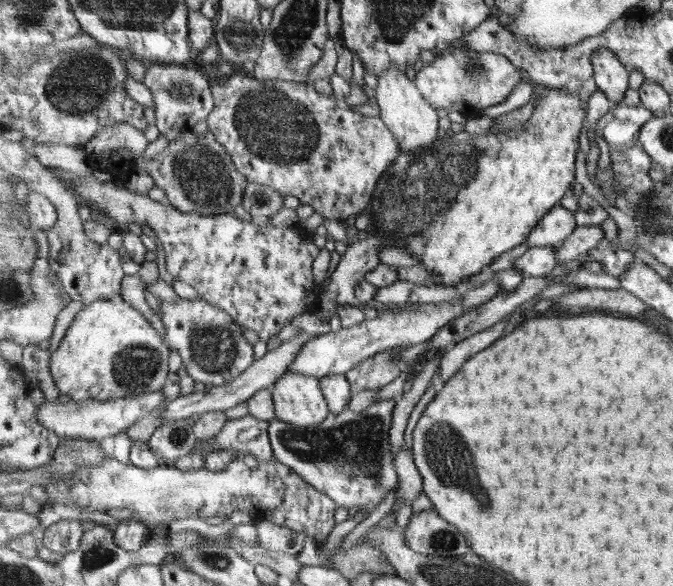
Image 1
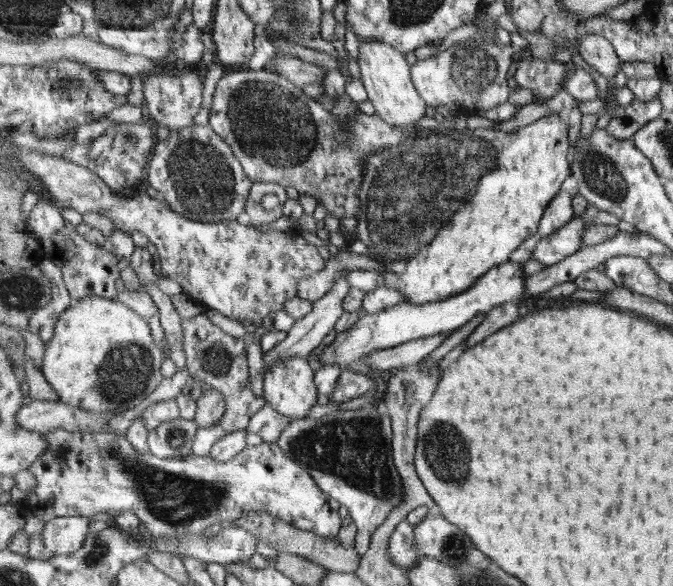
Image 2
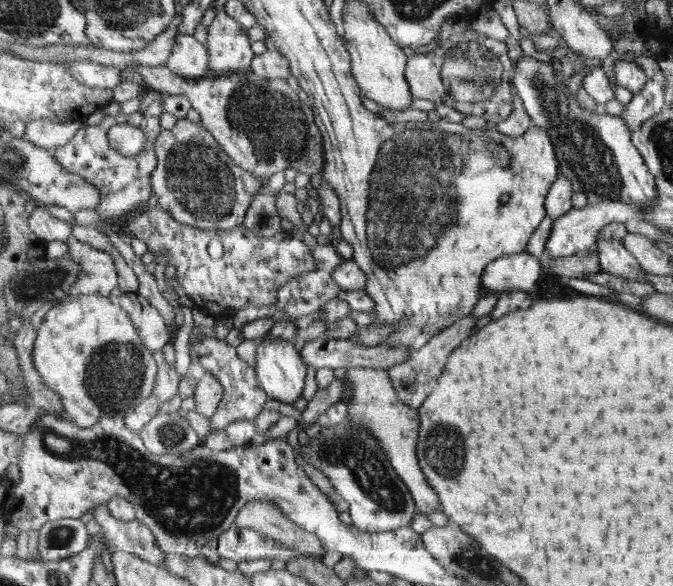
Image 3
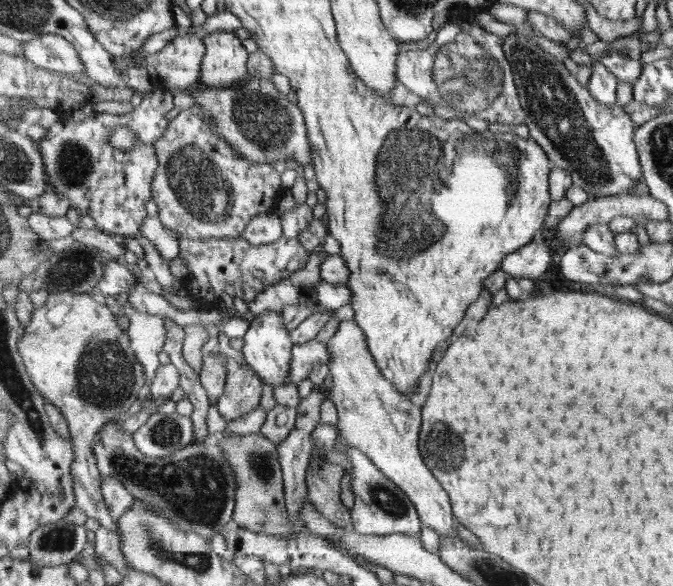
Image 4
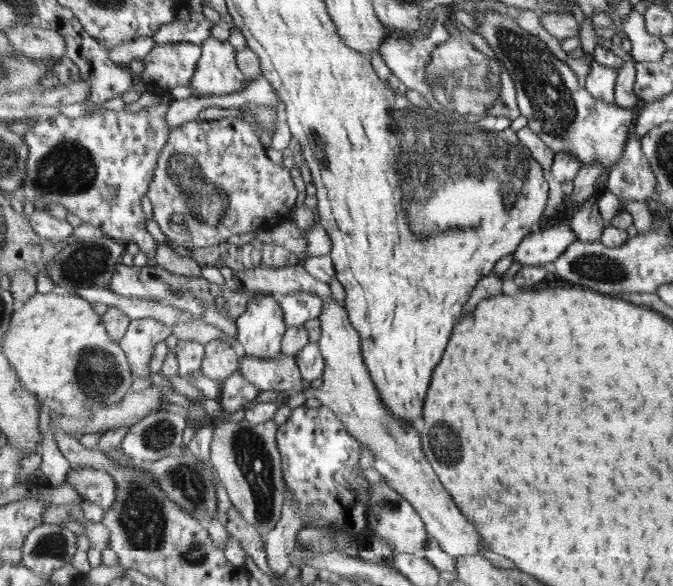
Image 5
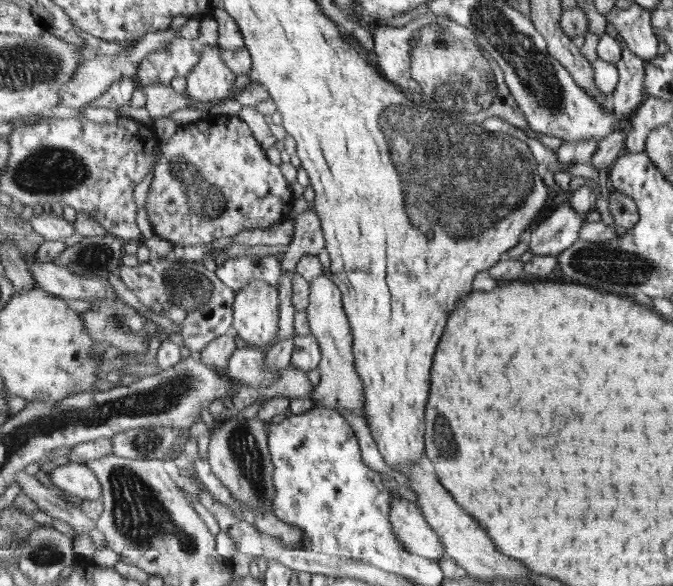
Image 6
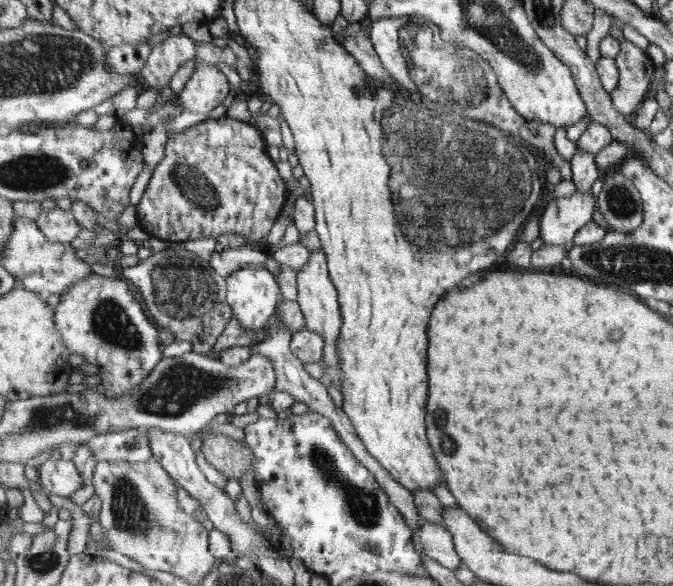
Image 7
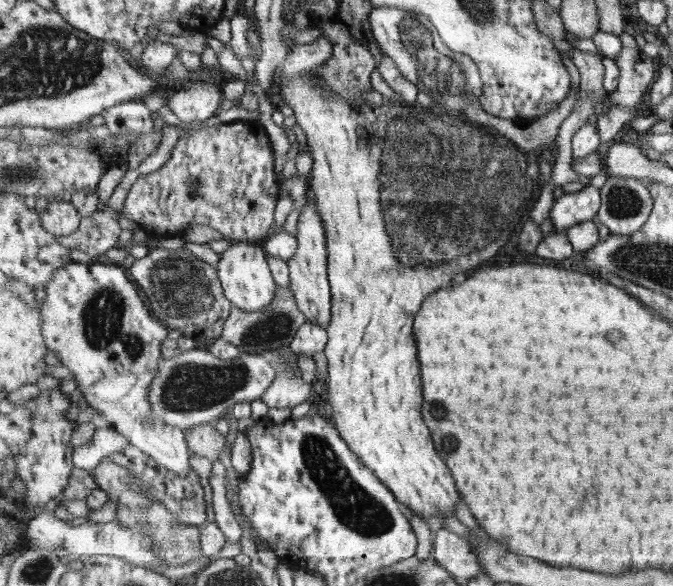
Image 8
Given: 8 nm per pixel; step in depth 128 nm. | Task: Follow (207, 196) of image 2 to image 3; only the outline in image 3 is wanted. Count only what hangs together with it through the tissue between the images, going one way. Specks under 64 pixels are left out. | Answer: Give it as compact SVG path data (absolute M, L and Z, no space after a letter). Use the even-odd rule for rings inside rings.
M187 118L178 121L172 129L161 131L156 140L156 153L158 165L152 174L152 187L157 196L157 204L171 213L175 220L194 228L233 231L243 226L245 214L251 207L253 199L257 194L261 194L261 186L269 182L241 168L204 124L193 123Z

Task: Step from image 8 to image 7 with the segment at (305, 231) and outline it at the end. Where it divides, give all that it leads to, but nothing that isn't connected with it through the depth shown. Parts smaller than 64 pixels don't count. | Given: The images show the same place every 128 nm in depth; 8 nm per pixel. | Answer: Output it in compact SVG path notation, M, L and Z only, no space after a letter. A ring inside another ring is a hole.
M323 249L311 252L311 258L309 258L307 265L298 271L297 286L299 289L297 301L305 313L307 328L325 338L325 370L321 381L327 388L336 386L341 389L343 388L343 375L341 375L341 355L339 355L337 344L341 338L344 316L341 313L340 296L336 284L333 283L328 269L328 257Z

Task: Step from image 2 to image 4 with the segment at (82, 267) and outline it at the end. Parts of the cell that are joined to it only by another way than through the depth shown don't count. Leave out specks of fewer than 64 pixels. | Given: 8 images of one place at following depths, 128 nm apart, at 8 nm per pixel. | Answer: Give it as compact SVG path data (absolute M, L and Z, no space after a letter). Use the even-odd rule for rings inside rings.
M110 259L105 261L104 277L97 283L92 294L103 297L113 294L121 294L121 292L133 292L140 289L140 283L137 281L133 272L127 270L123 264Z

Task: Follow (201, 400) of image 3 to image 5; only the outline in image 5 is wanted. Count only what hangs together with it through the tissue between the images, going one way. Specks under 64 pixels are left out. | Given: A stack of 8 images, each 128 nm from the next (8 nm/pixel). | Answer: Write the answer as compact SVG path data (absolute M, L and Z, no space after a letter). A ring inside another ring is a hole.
M222 338L209 341L205 345L201 371L204 376L222 385L229 376L239 369L241 350L231 346Z

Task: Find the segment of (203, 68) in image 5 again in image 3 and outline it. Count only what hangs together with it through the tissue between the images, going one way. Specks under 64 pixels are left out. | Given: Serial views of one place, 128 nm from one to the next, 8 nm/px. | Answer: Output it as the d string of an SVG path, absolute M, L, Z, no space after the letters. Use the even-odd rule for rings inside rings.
M225 6L216 8L216 17L207 29L209 76L229 76L249 71L255 58L248 29L227 13Z

